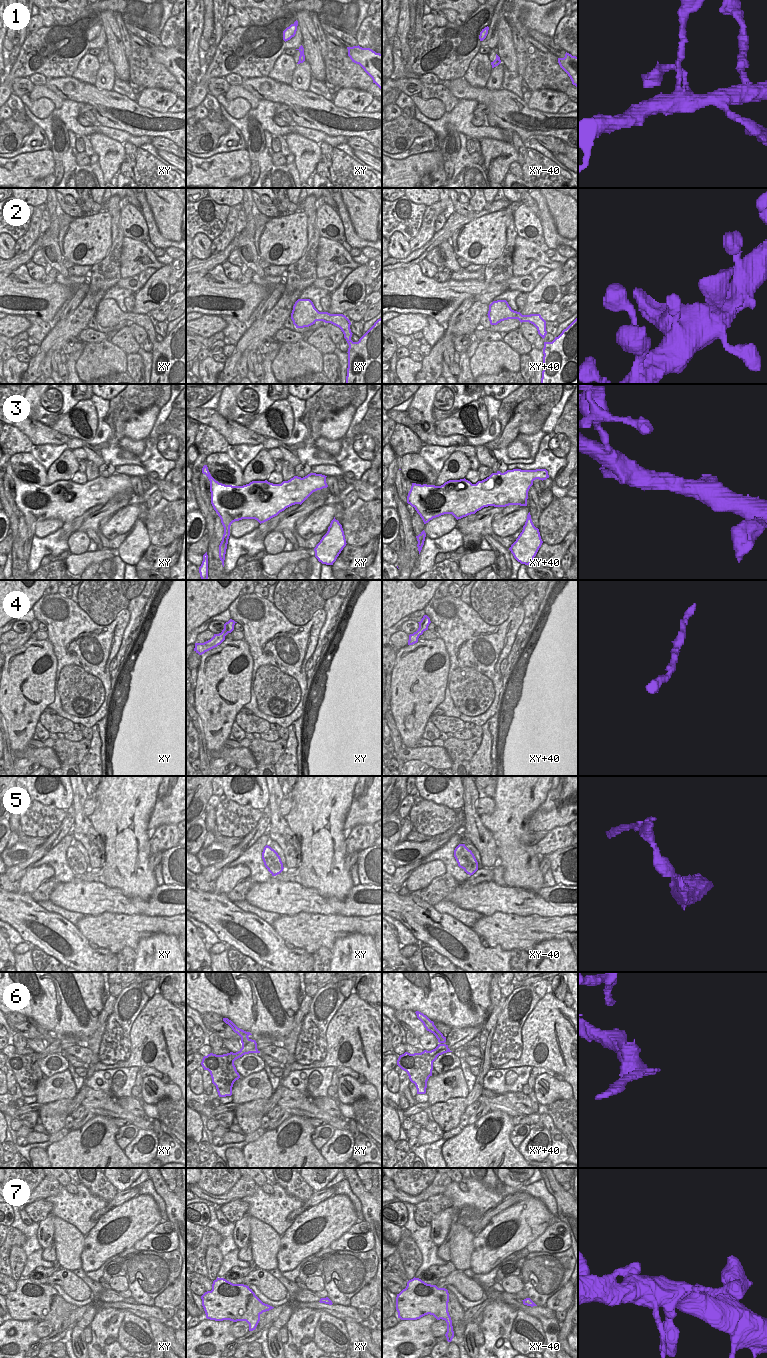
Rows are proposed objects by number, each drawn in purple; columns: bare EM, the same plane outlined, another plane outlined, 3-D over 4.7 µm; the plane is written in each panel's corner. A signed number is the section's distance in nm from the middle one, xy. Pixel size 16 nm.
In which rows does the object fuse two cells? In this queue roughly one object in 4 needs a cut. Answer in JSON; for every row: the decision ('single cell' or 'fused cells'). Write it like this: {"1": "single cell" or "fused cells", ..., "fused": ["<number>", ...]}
{"1": "single cell", "2": "single cell", "3": "single cell", "4": "single cell", "5": "fused cells", "6": "fused cells", "7": "single cell", "fused": ["5", "6"]}

